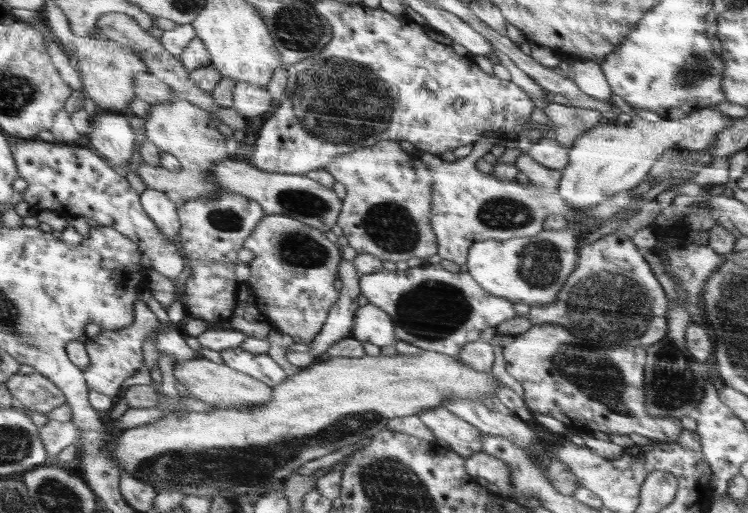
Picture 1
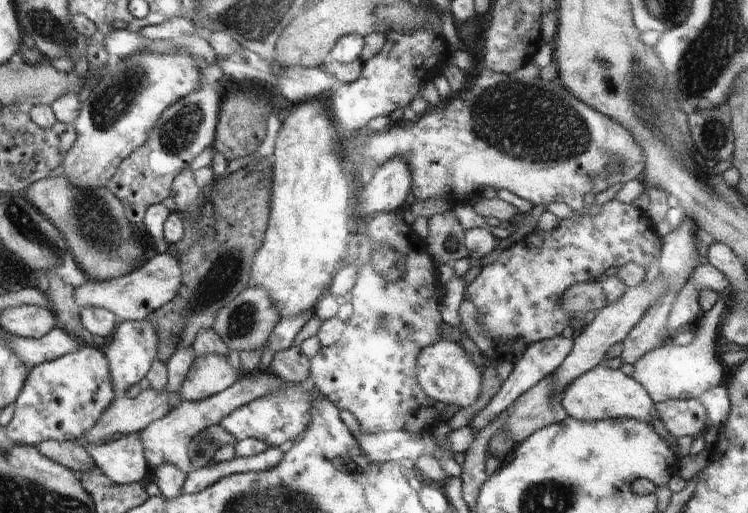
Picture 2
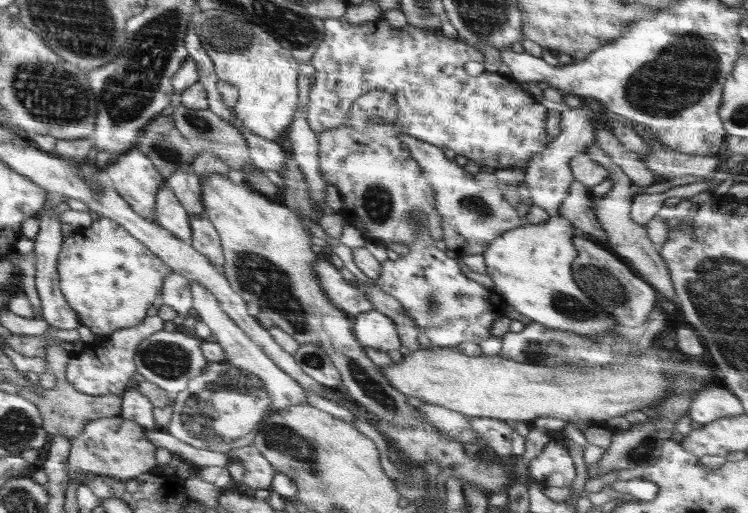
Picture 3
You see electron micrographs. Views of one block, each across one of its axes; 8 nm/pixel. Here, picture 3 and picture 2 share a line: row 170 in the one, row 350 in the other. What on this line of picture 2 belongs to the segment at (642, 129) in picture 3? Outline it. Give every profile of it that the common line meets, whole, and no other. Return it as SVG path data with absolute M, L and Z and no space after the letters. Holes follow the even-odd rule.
M721 293L716 304L710 310L703 311L698 322L698 334L691 344L682 346L671 341L664 342L633 364L632 376L646 389L654 403L670 399L699 399L705 390L723 382L724 368L715 344L728 303L729 298Z

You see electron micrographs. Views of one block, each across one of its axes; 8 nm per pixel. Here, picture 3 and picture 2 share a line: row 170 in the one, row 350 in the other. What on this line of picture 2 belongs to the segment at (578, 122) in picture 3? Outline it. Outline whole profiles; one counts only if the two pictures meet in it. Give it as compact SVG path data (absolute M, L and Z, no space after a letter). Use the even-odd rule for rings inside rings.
M563 334L530 343L525 349L524 354L514 361L514 369L503 382L500 391L490 399L488 404L474 416L468 425L476 431L488 426L491 421L494 421L507 410L508 406L513 404L521 394L524 394L529 388L538 384L538 381L542 380L545 376L552 375L562 364L562 361L570 354L573 344L574 340L571 337L565 337Z

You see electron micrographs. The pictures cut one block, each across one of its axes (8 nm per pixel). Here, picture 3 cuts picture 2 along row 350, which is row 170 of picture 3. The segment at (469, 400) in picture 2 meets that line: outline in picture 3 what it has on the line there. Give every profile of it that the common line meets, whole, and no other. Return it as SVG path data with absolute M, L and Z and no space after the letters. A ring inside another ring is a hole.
M396 130L396 134L401 142L408 145L409 154L419 163L434 189L435 209L439 212L443 232L441 239L446 243L447 250L456 252L458 257L482 254L502 233L524 223L516 209L504 199L503 192L498 187L484 188L478 185L474 176L467 173L455 160L446 158L439 146L418 140L399 130Z

